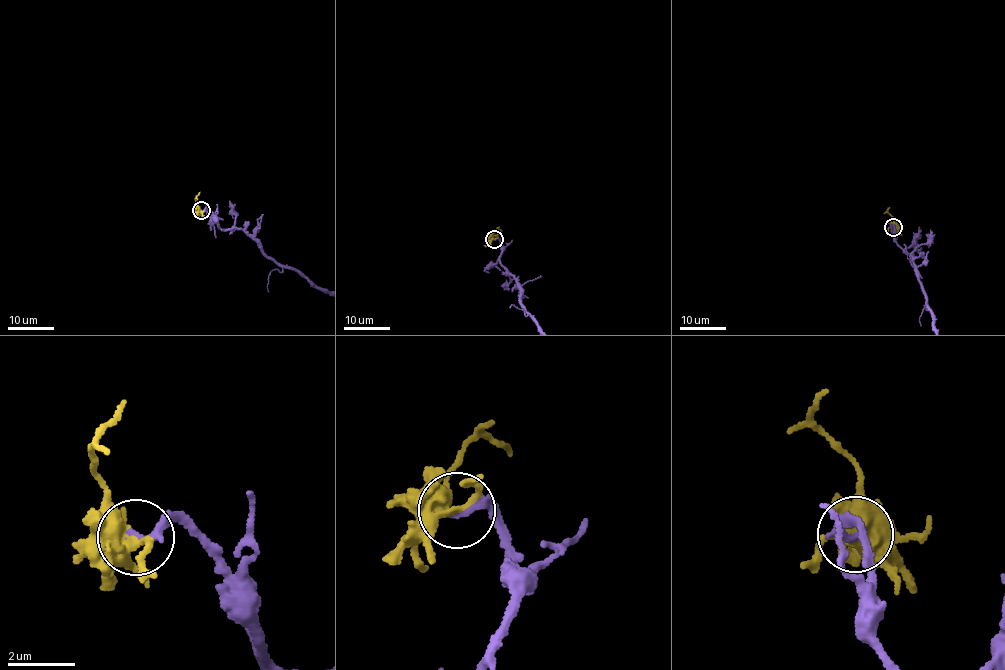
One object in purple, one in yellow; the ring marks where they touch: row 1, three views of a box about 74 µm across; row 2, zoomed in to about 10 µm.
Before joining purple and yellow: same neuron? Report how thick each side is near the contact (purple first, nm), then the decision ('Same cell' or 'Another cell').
Thickness 240 nm (purple) against 340 nm. Same cell

